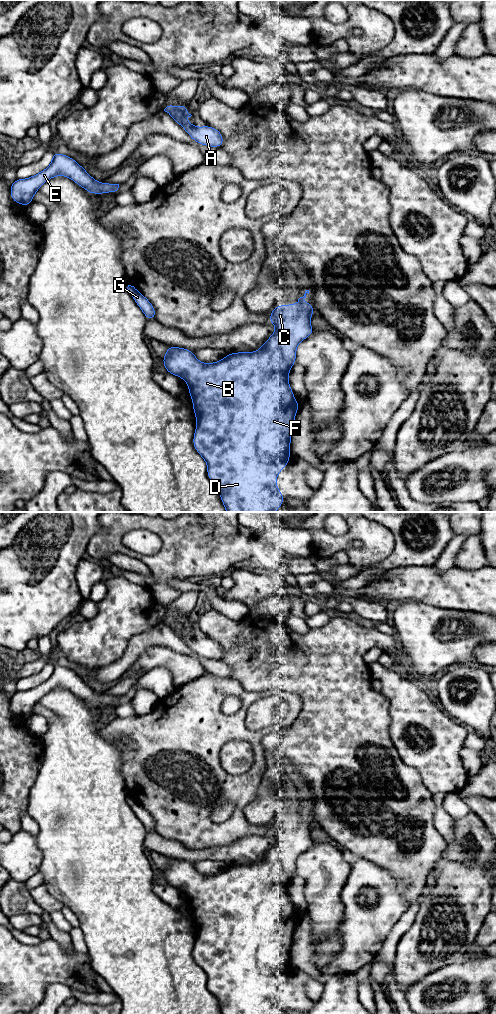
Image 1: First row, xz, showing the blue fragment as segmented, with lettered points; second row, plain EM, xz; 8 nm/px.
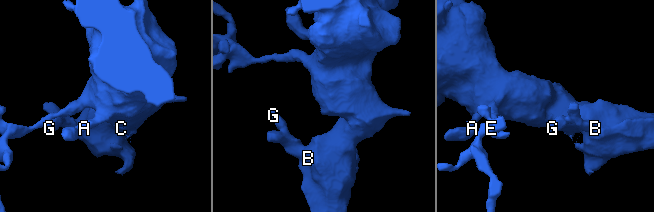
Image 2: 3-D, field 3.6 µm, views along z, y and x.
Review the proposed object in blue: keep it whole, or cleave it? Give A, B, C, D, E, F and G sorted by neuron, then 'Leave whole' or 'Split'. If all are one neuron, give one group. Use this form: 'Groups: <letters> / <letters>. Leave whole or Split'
Groups: A B C D E F G. Leave whole

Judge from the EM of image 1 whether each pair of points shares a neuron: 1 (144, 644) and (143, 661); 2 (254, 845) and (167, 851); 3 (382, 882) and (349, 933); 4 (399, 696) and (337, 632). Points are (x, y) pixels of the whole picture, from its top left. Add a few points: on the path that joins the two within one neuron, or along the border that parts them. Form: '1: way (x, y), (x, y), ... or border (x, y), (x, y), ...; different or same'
1: border (167, 646), (153, 645), (148, 647), (128, 668); different
2: way (232, 853), (189, 854); same
3: way (383, 896), (380, 906), (363, 923); same
4: border (368, 664), (371, 676), (375, 681); different

